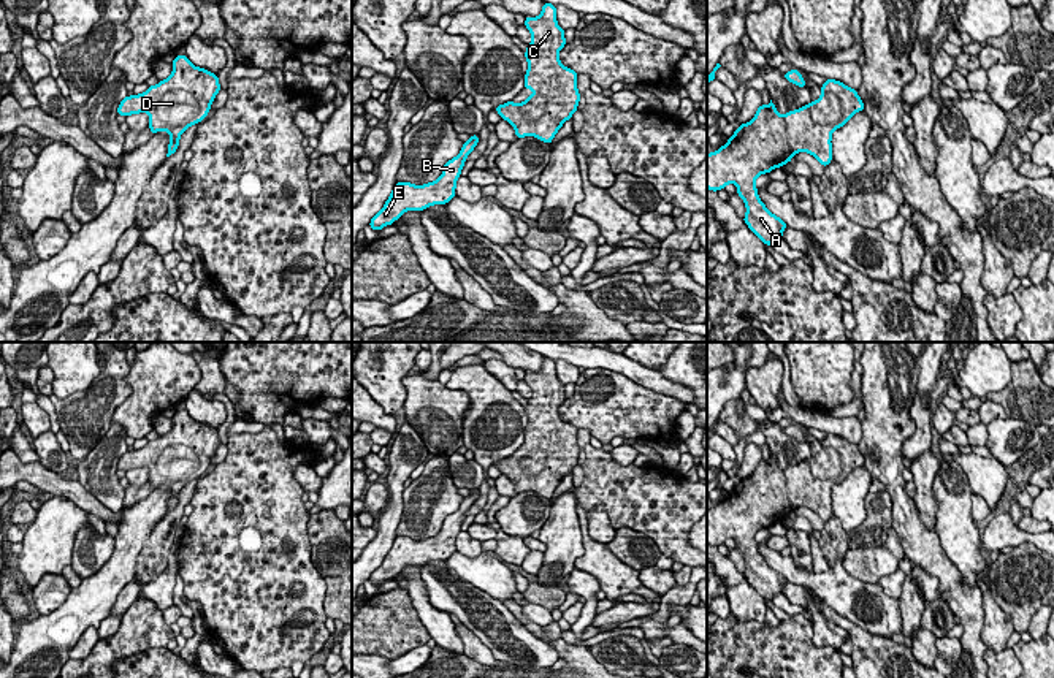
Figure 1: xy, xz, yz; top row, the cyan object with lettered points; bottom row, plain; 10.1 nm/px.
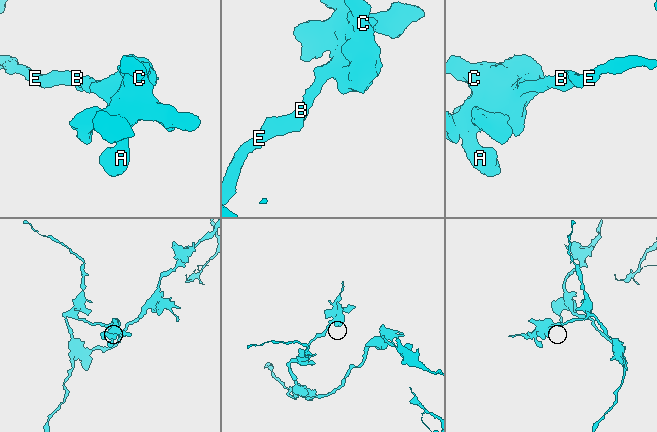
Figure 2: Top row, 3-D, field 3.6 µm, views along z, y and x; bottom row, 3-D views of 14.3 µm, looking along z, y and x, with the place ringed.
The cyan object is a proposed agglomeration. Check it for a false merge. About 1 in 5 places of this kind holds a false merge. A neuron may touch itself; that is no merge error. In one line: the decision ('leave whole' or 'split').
leave whole

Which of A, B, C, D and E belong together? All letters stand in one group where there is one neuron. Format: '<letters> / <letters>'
A B C D E

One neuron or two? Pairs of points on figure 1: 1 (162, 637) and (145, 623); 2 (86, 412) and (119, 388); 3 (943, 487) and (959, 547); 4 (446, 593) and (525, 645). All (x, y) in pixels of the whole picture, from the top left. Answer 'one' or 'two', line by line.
1: one
2: one
3: one
4: one

